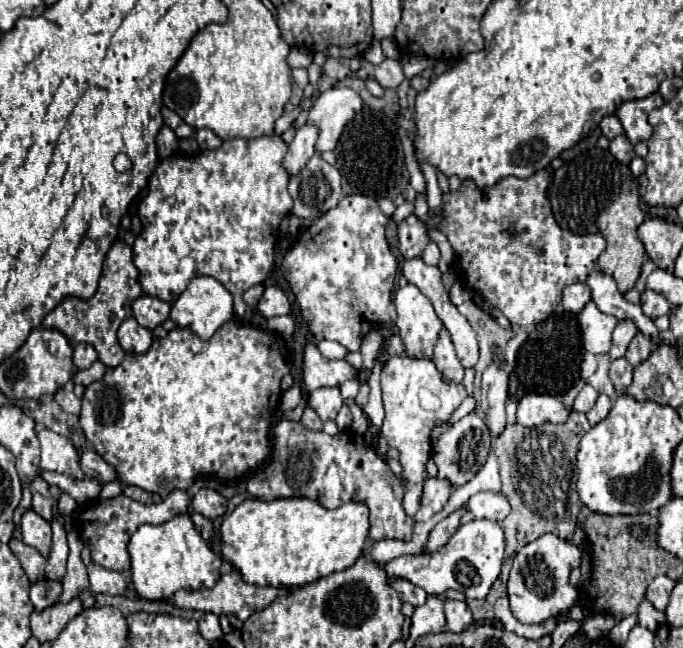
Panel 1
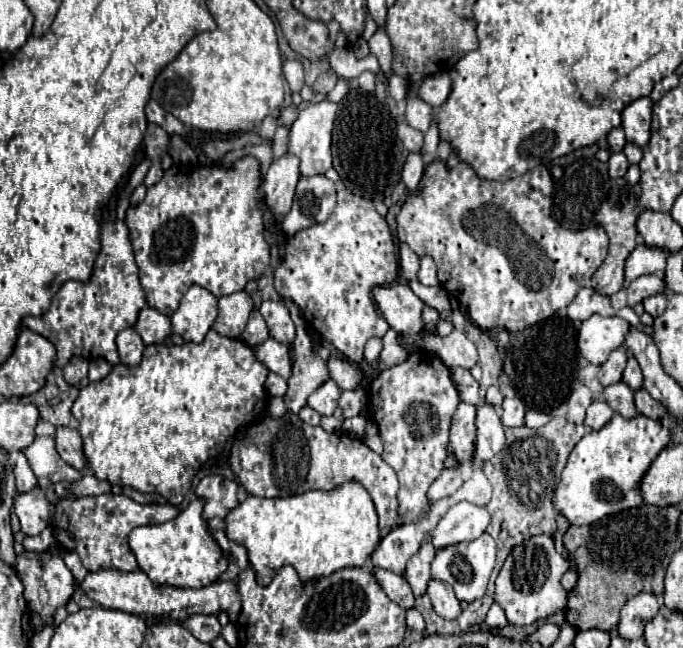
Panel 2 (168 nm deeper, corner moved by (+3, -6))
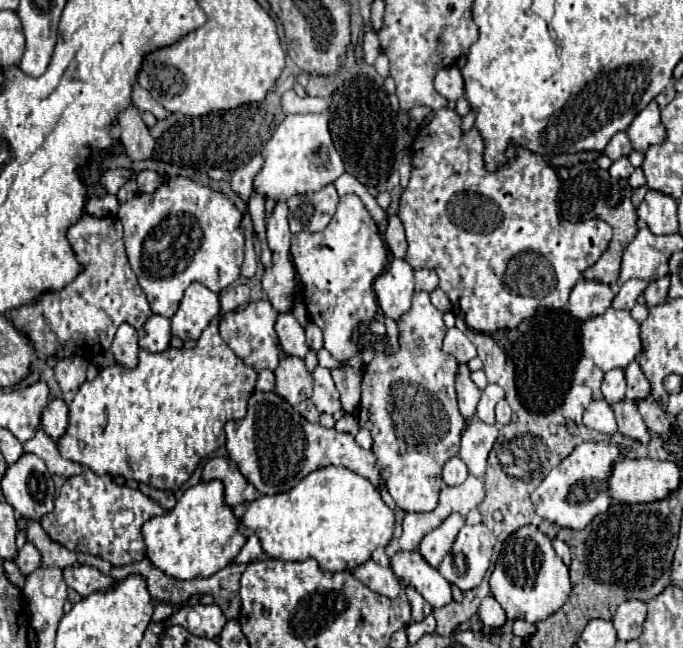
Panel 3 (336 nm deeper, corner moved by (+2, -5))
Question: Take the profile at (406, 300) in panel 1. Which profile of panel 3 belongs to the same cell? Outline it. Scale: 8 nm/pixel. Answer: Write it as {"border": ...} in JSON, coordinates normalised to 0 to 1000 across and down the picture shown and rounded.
{"border":[[[574,398],[565,420],[551,429],[548,451],[562,488],[586,497],[589,488],[603,472],[603,454],[606,454],[603,410],[594,401]]]}

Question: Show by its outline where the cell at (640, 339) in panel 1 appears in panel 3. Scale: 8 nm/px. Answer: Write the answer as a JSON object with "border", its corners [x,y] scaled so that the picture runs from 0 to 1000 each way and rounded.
{"border":[[[934,559],[919,562],[919,568],[917,568],[917,593],[919,593],[917,614],[940,617],[940,614],[952,611],[952,593],[949,593],[949,586],[946,586],[946,580],[943,580]]]}

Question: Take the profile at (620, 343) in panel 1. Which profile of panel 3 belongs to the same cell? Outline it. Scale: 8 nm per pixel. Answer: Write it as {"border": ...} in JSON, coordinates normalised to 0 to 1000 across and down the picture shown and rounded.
{"border":[[[899,568],[896,574],[884,577],[881,608],[884,608],[884,617],[890,623],[914,617],[914,602],[917,602],[917,586],[914,586],[914,571],[911,568]]]}

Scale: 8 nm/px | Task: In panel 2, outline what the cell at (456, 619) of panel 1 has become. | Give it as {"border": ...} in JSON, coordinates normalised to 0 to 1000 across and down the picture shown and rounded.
{"border":[[[628,894],[625,900],[625,918],[634,931],[634,940],[640,949],[646,949],[649,955],[669,955],[669,949],[675,946],[672,927],[660,909],[660,903],[654,903],[652,897],[643,894]]]}

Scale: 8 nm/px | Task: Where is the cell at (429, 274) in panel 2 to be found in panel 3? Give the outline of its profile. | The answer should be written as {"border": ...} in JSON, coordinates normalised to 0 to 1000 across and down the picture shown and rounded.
{"border":[[[615,414],[606,420],[606,429],[609,429],[609,448],[621,448],[621,451],[633,451],[641,444],[641,426],[638,420],[627,417],[627,414]]]}

